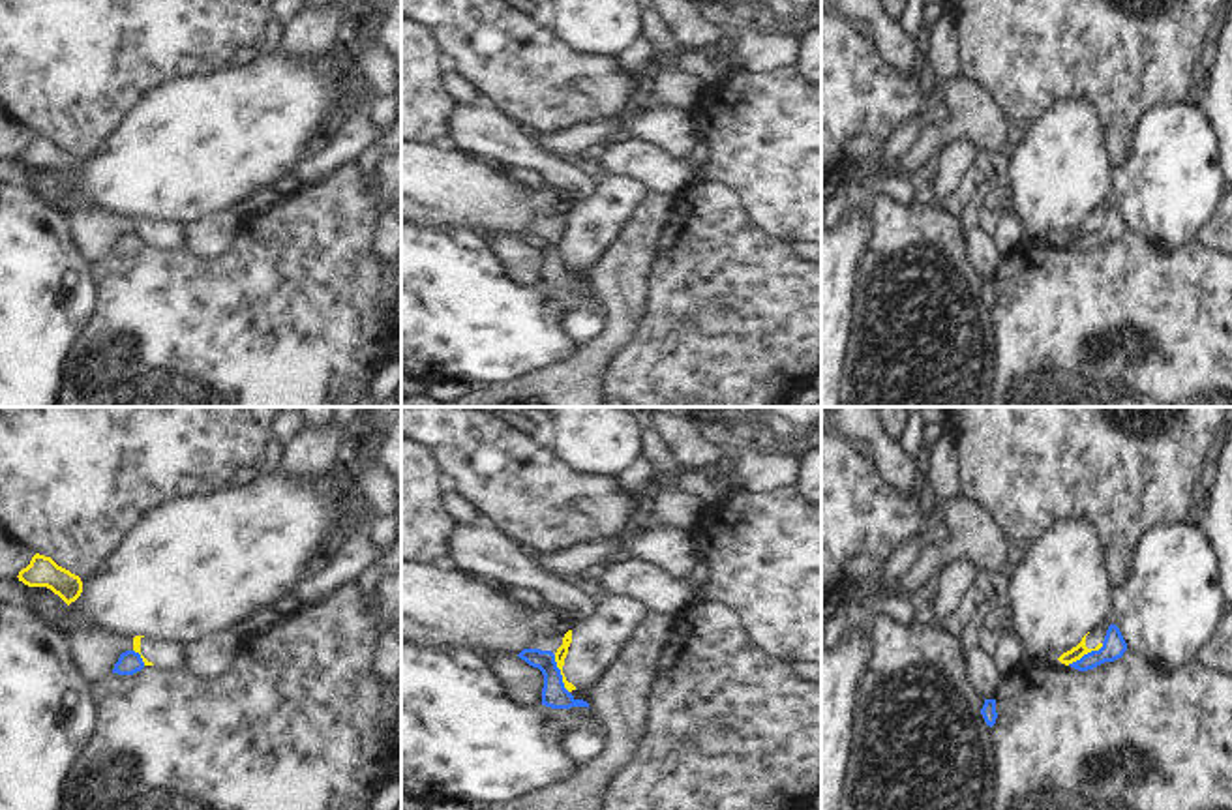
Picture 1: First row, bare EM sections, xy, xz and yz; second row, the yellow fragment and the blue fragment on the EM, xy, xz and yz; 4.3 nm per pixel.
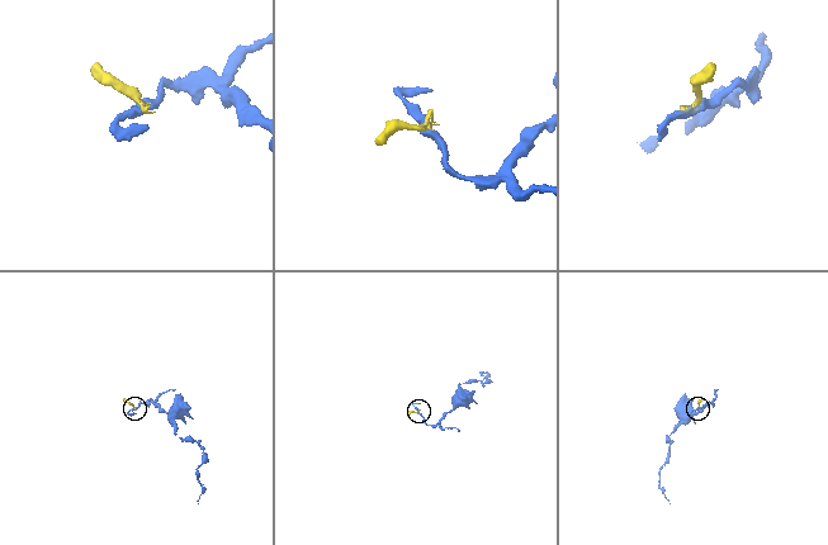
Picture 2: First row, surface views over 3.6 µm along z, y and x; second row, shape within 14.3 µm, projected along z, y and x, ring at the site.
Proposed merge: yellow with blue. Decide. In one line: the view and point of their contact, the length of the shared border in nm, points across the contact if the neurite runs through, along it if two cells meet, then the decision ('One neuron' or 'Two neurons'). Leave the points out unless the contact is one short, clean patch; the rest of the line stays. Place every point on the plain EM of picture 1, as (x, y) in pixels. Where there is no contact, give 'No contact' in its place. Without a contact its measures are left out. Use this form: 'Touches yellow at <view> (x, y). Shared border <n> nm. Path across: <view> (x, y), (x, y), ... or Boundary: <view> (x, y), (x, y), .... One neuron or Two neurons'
Touches yellow at xz (561, 254). Shared border 180 nm. Boundary: xz (554, 235), (563, 267), (569, 272). Two neurons

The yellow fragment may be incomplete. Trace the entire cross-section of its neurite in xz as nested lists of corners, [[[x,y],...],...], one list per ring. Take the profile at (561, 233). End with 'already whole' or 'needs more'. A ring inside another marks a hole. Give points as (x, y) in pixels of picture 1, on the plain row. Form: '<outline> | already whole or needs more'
[[[609,176],[598,191],[578,201],[555,232],[564,268],[593,270],[653,189],[630,176]]] | needs more

